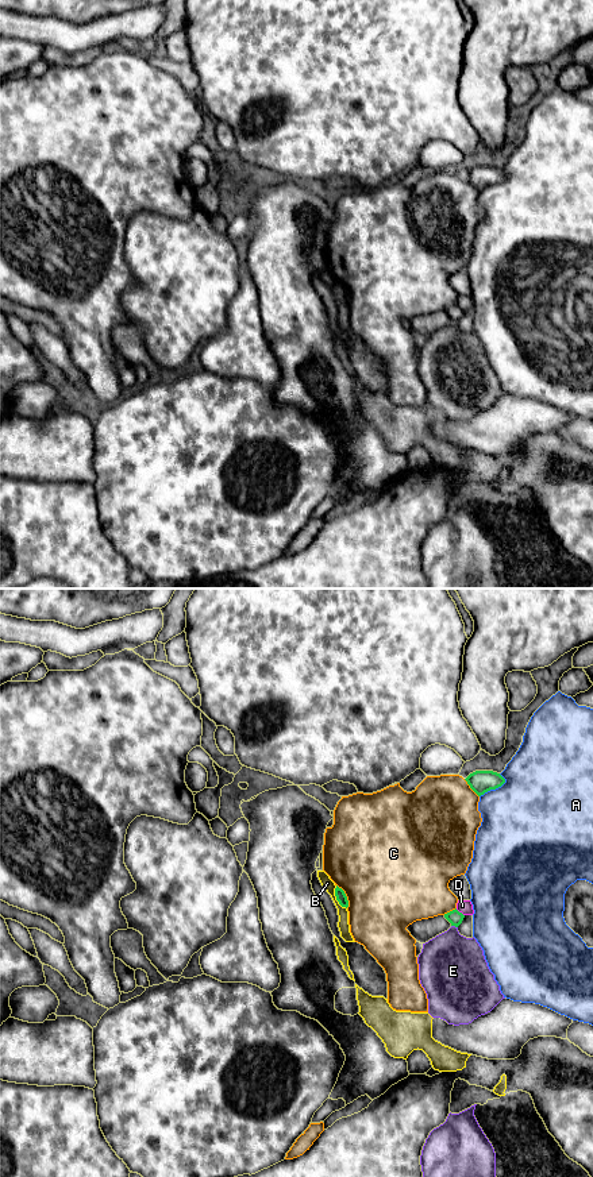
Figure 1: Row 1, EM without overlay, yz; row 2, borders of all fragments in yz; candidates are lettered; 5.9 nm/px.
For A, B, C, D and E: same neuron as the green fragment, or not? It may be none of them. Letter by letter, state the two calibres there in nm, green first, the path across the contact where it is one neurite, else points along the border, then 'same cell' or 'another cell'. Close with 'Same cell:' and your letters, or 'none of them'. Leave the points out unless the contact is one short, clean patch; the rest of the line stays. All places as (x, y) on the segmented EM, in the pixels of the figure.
A: calibres 140 and 480 nm; another cell
B: calibres 60 and 70 nm; border yz (335, 886), (335, 899), (346, 909); another cell
C: calibres 60 and 500 nm; another cell
D: calibres 90 and 80 nm; another cell
E: calibres 90 and 400 nm; another cell
Same cell: none of them

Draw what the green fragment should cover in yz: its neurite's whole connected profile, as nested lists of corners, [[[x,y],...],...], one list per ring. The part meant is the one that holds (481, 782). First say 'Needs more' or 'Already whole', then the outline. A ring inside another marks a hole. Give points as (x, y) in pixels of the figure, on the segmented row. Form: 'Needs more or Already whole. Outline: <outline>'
Already whole. Outline: [[[475,771],[470,773],[465,780],[478,796],[490,790],[496,790],[505,783],[505,779],[493,771]]]

